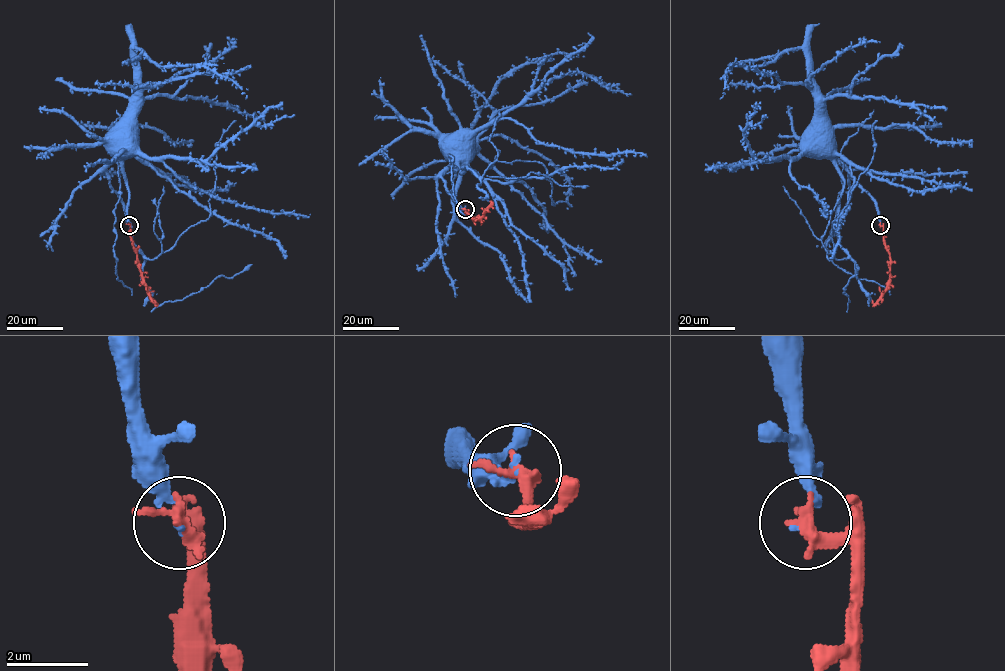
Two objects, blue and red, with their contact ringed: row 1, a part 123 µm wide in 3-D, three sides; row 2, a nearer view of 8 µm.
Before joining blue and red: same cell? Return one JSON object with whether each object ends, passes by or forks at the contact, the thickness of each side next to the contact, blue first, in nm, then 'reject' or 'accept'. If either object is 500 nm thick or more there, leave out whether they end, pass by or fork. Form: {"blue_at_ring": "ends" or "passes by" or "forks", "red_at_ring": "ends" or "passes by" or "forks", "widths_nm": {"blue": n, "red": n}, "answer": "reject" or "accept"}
{"blue_at_ring": "ends", "red_at_ring": "ends", "widths_nm": {"blue": 130, "red": 440}, "answer": "accept"}

